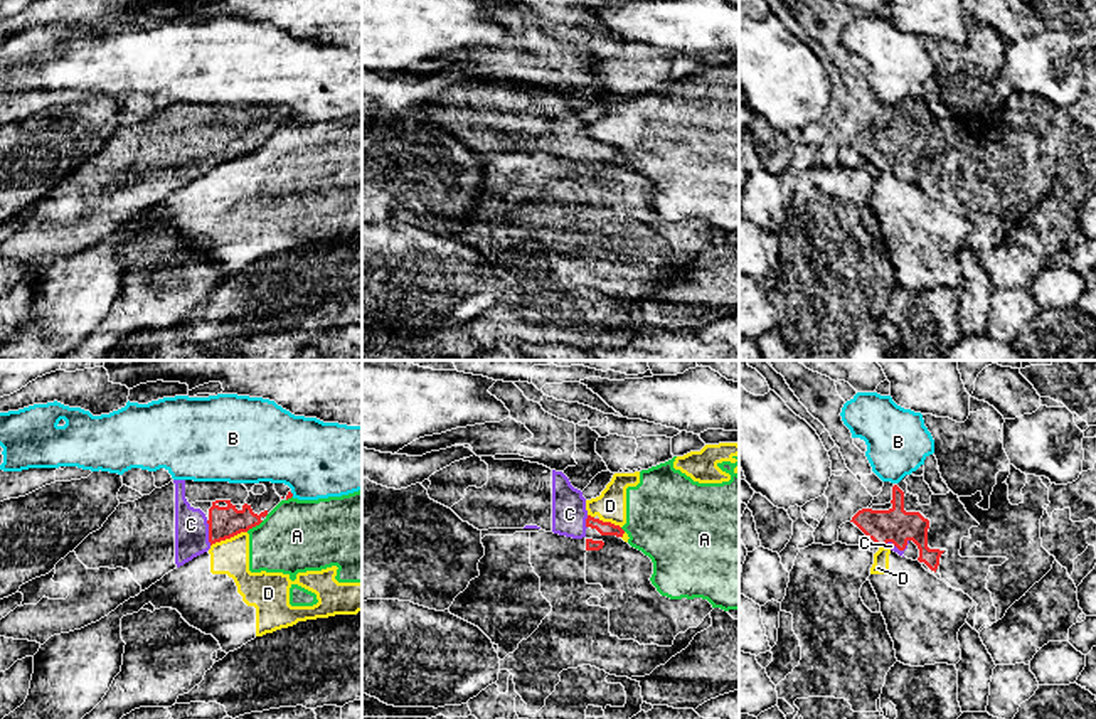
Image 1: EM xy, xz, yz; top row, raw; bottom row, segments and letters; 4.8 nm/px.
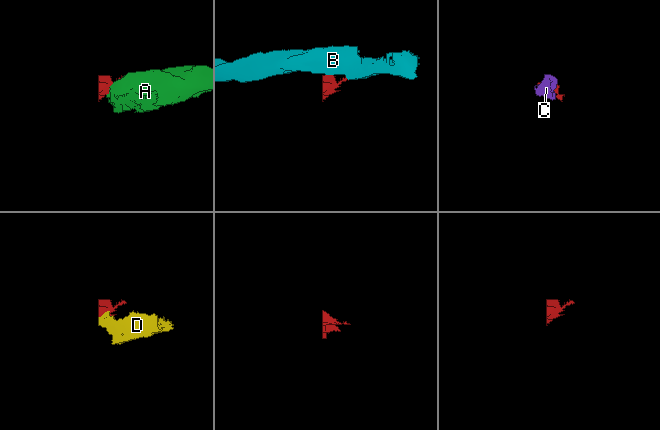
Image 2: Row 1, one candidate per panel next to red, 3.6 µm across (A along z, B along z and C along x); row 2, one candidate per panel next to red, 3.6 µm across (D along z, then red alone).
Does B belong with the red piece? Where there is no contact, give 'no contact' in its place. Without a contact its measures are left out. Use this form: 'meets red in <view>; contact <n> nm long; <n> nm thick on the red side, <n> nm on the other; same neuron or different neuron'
meets red in xy; contact 30 nm long; 20 nm thick on the red side, 360 nm on the other; different neuron

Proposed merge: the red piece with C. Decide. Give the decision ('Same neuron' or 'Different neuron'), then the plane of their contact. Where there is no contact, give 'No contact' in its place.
Same neuron. Touches red in xy

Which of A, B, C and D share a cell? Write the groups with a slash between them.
A D / B / C

